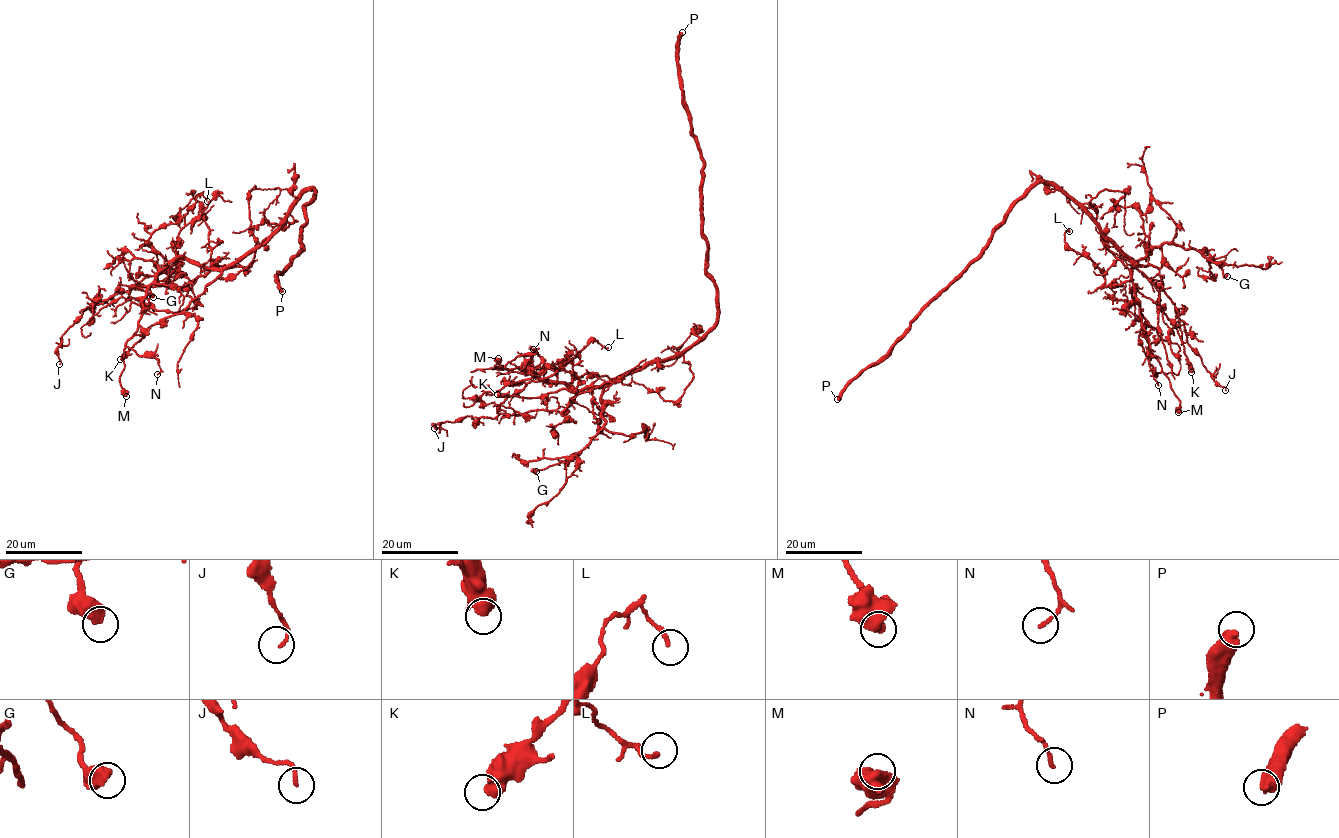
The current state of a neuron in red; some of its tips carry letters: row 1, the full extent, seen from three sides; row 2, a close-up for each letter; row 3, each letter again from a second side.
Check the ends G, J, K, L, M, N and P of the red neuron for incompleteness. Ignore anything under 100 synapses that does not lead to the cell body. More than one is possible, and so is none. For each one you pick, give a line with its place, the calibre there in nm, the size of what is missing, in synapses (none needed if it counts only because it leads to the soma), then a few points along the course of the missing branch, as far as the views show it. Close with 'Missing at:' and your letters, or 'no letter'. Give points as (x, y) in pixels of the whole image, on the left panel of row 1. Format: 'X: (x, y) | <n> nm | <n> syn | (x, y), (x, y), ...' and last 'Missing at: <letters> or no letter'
P: (282, 291) | 550 nm | 750 syn
Missing at: P

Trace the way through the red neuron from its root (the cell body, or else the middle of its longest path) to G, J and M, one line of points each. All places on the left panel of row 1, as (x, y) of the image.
G: (294, 204), (268, 239), (245, 255), (219, 268), (212, 262), (217, 267), (203, 277), (154, 282), (153, 297)
J: (294, 204), (268, 239), (229, 265), (203, 268), (179, 259), (86, 309), (62, 337), (59, 364)
M: (294, 204), (268, 239), (229, 265), (203, 268), (181, 257), (159, 271), (124, 350), (120, 377), (126, 396)

